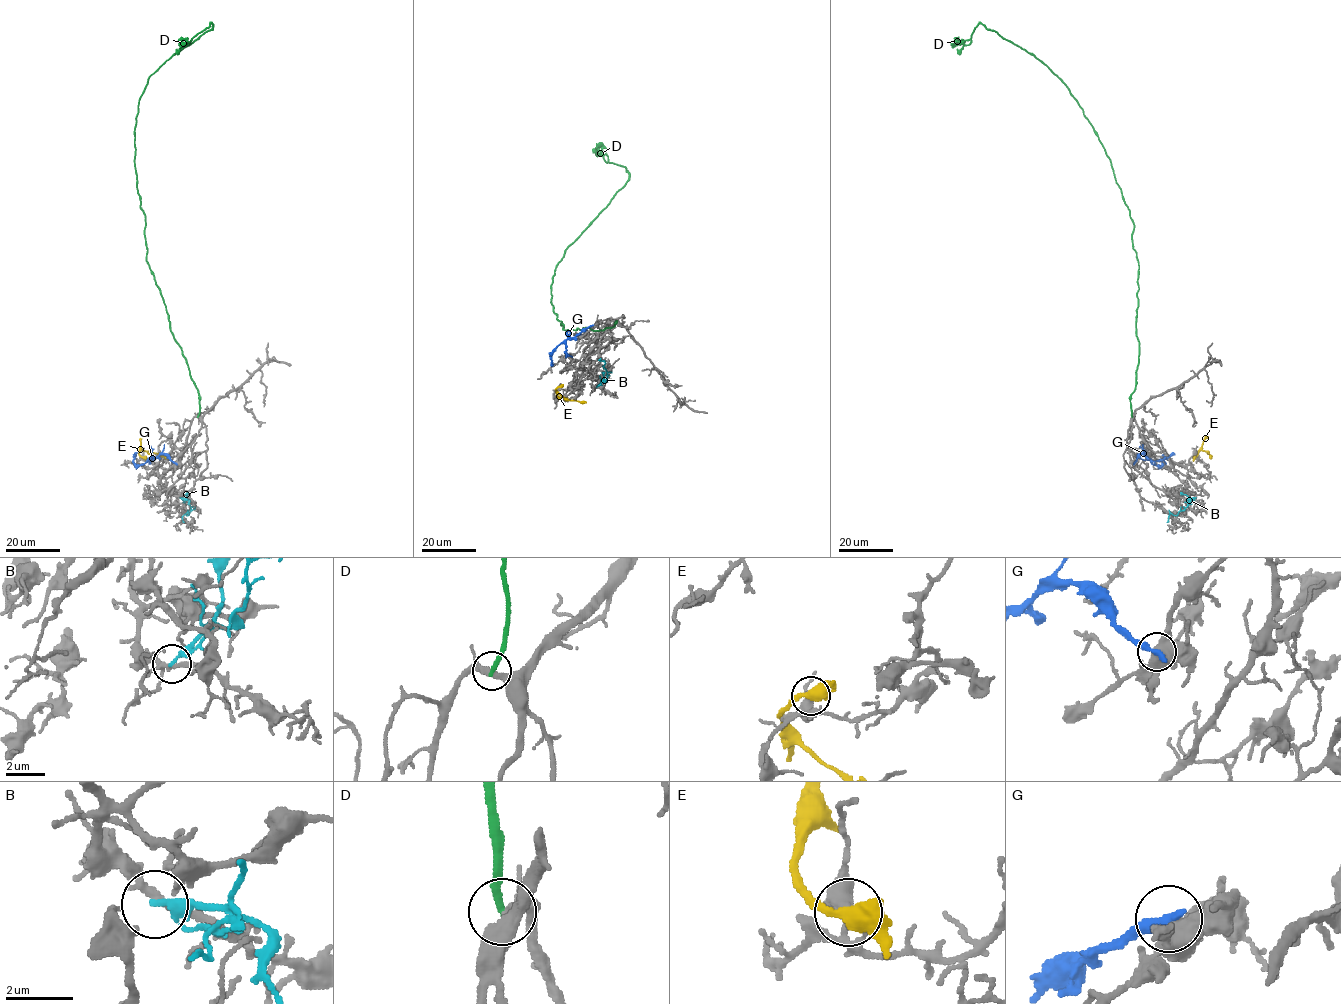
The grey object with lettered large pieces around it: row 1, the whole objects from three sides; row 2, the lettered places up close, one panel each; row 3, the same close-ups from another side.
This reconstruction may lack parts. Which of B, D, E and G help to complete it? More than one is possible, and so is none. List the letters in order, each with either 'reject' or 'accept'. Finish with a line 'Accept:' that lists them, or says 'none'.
B: reject
D: reject
E: reject
G: reject
Accept: none

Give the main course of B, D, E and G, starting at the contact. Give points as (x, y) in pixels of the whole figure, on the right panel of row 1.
B: (1195, 498), (1191, 498), (1187, 507), (1176, 515), (1170, 512), (1167, 522)
D: (1132, 416), (1139, 268), (1133, 220), (1110, 160), (1069, 89), (1034, 55), (980, 23), (969, 39), (952, 47)
E: (1195, 457), (1200, 450), (1208, 453), (1211, 458)
G: (1134, 463), (1143, 453), (1153, 464), (1160, 465), (1174, 453)

